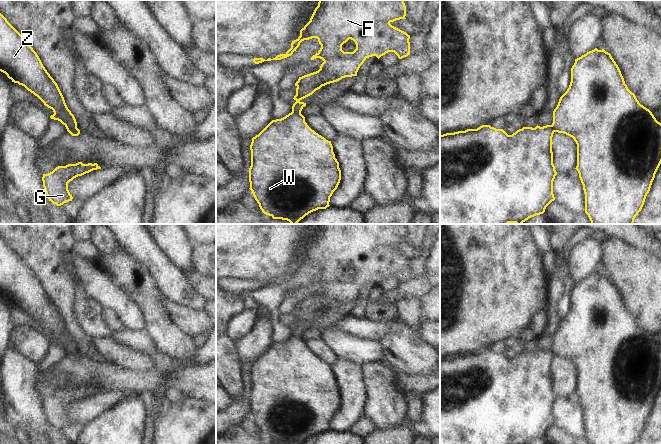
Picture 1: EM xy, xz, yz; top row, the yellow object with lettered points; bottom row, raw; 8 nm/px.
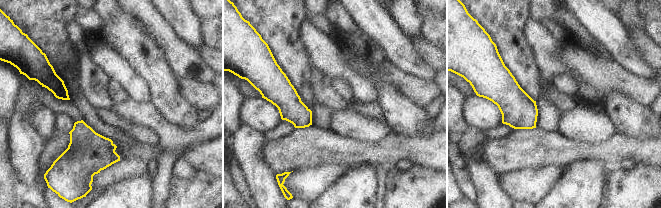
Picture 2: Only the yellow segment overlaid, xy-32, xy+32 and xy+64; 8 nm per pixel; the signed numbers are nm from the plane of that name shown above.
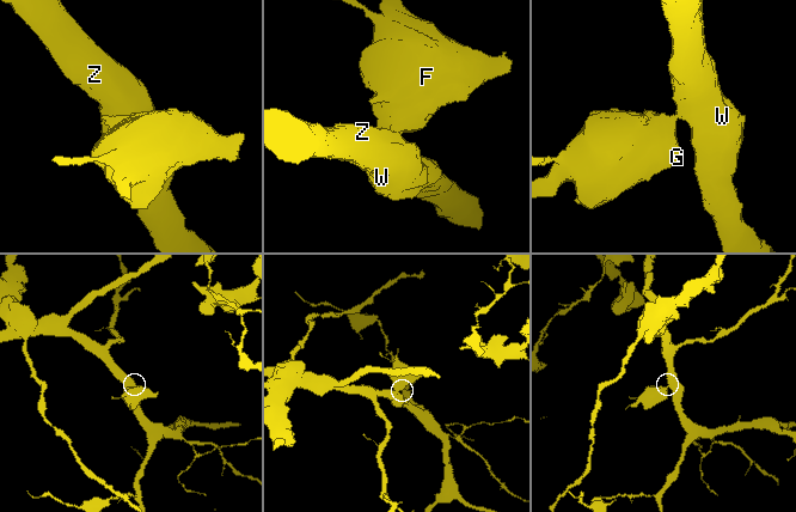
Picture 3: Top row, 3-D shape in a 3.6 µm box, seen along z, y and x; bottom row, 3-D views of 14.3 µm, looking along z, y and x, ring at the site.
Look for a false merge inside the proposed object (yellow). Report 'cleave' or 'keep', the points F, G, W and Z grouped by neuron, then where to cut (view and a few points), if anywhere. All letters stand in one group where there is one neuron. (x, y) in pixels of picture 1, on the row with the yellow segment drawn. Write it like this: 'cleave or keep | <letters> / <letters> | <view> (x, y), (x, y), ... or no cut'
cleave | F G / W Z | xy (76, 127), (67, 130)

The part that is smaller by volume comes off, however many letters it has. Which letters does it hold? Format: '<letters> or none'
F, G

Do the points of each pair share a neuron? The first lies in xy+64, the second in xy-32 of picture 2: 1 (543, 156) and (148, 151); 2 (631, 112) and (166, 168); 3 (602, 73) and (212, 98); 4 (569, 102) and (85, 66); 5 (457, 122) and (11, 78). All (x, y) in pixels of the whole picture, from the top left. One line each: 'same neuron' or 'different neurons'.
1: same neuron
2: different neurons
3: same neuron
4: same neuron
5: same neuron

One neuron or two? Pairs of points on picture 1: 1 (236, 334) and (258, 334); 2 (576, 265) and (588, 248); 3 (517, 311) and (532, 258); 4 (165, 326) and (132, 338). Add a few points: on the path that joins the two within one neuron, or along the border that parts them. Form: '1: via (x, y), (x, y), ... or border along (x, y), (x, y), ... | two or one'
1: border along (258, 315), (256, 324), (246, 334), (234, 341) | two
2: via (580, 261), (588, 252) | one
3: via (517, 298), (517, 273), (519, 271) | one
4: border along (143, 329), (160, 352) | two

